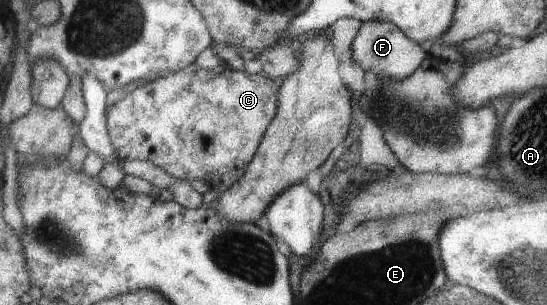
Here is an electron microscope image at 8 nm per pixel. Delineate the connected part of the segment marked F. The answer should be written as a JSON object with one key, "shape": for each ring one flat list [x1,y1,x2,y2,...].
{"shape":[[364,21,352,39,350,50,351,59,363,68,364,73,370,69,391,79,403,79,411,75,425,60,425,52,419,44,402,34,393,22,388,21]]}

